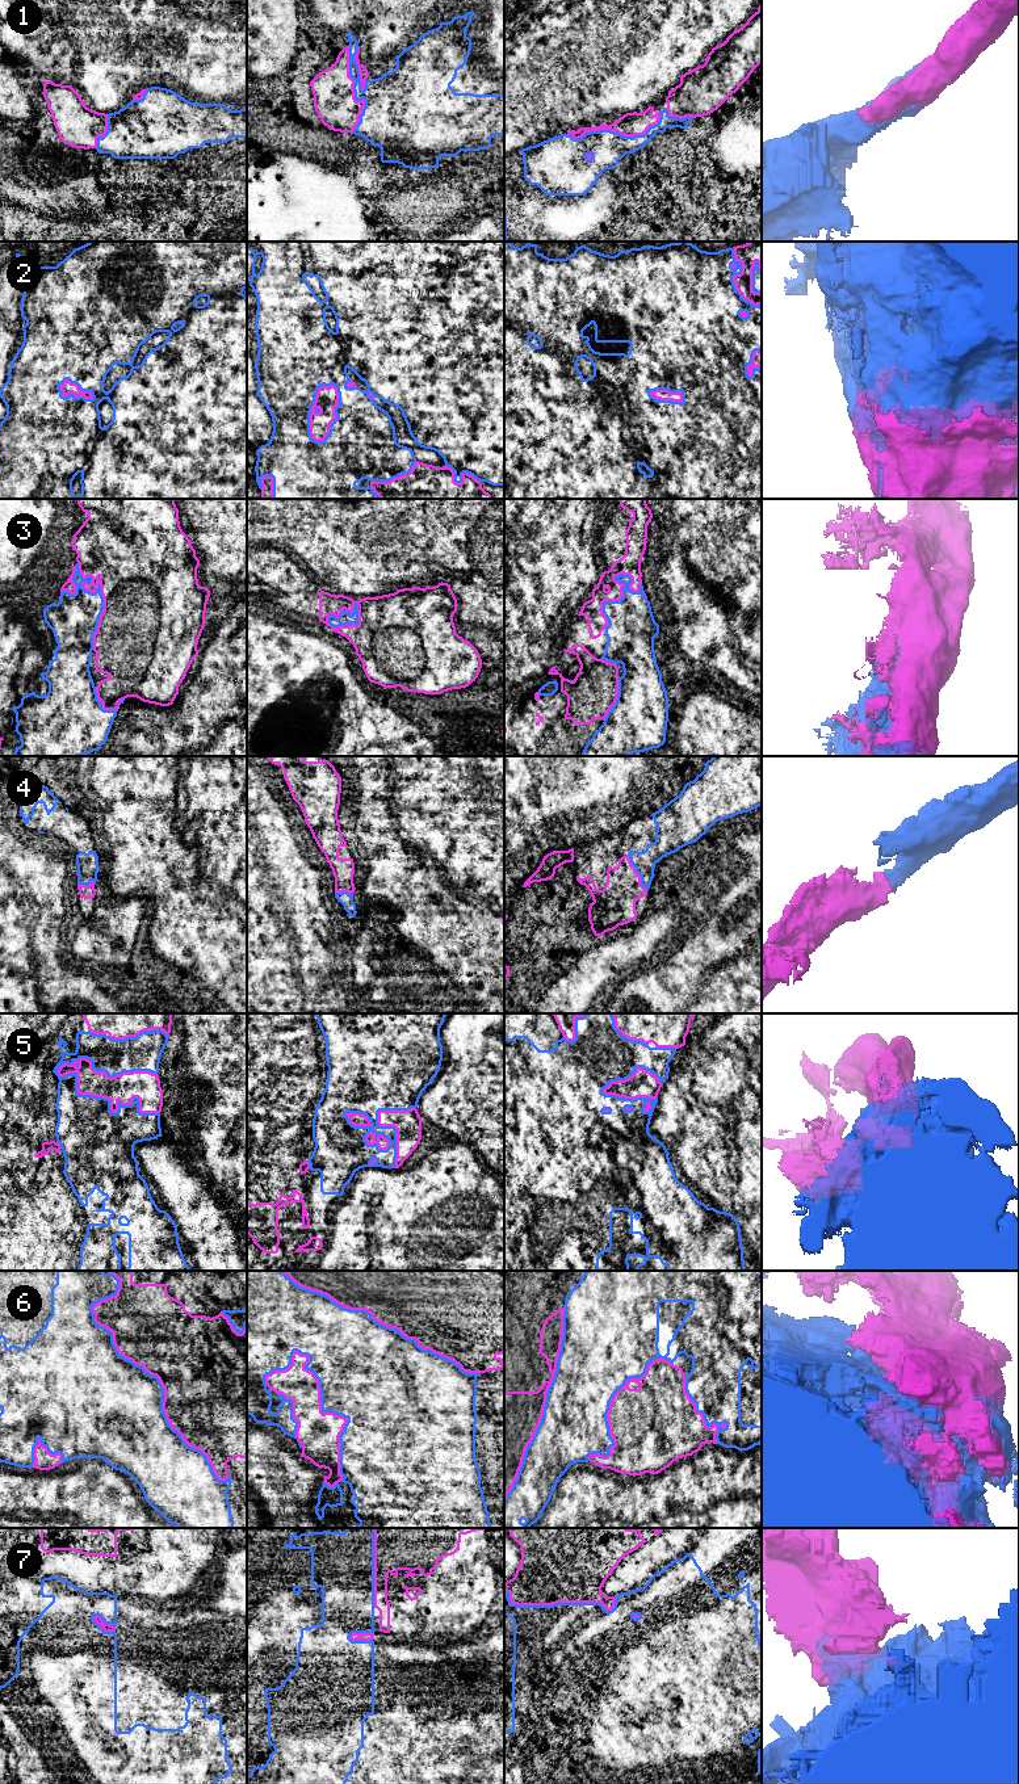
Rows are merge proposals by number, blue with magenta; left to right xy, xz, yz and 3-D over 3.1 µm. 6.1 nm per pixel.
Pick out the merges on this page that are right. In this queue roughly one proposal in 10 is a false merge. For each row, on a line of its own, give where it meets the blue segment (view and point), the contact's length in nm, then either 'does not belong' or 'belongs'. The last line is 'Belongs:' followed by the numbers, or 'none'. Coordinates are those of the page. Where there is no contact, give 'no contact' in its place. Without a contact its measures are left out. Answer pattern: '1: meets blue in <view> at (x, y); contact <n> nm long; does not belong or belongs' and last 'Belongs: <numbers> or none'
1: meets blue in yz at (616, 131); contact 600 nm long; belongs
2: meets blue in xz at (336, 415); contact 380 nm long; belongs
3: meets blue in xy at (103, 597); contact 550 nm long; belongs
4: meets blue in yz at (637, 872); contact 260 nm long; belongs
5: meets blue in xy at (109, 1103); contact 700 nm long; belongs
6: meets blue in xy at (147, 1372); contact 1450 nm long; belongs
7: meets blue in yz at (560, 1603); contact 700 nm long; does not belong
Belongs: 1, 2, 3, 4, 5, 6

